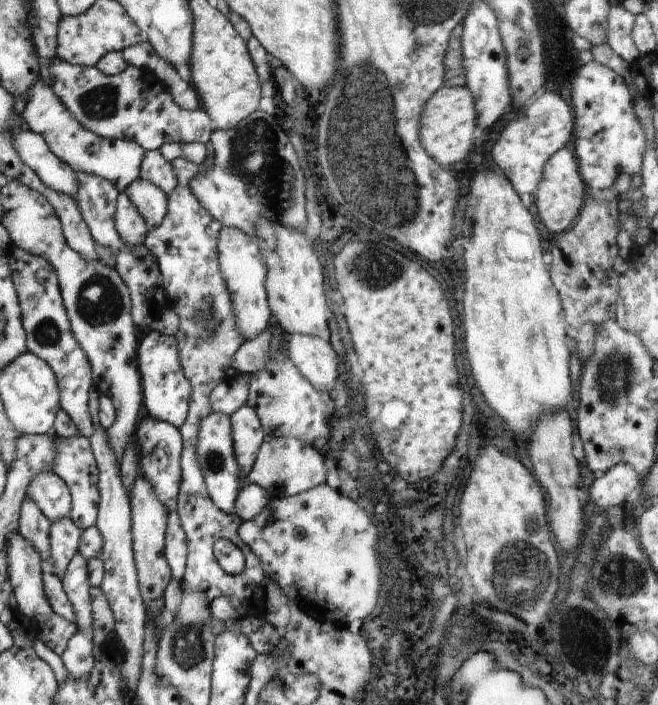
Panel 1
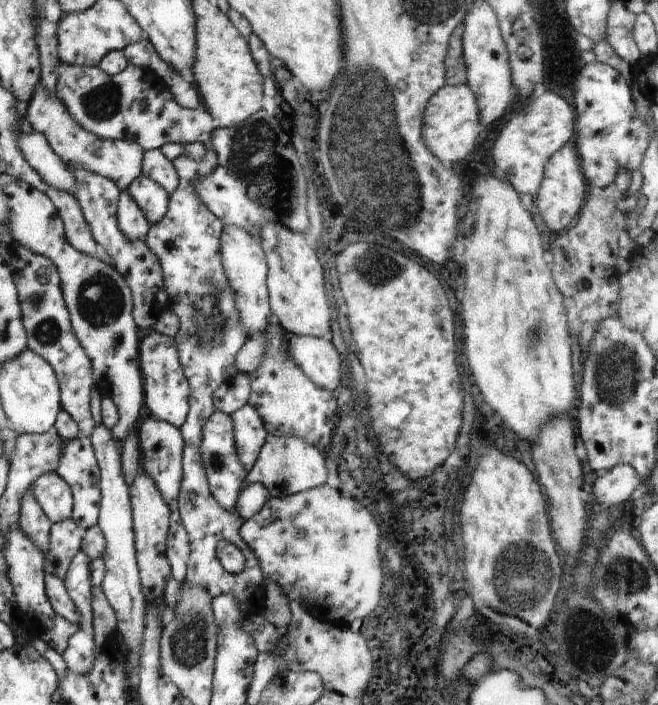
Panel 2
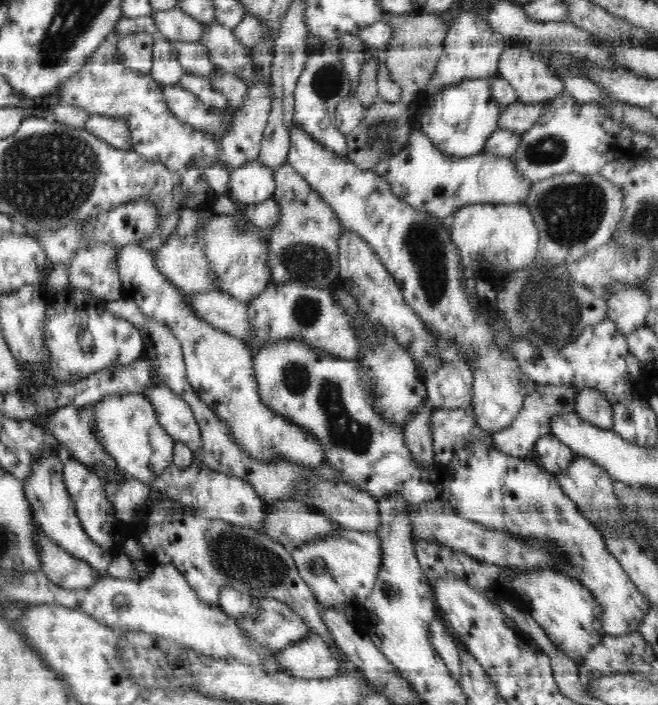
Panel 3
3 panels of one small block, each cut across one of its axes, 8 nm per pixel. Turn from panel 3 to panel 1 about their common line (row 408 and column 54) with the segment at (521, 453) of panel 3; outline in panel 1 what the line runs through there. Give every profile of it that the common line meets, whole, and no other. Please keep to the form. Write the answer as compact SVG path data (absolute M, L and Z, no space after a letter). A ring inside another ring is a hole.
M69 516L60 518L51 523L49 530L49 545L51 555L47 561L42 562L41 570L55 574L62 578L66 572L70 559L78 553L80 530Z

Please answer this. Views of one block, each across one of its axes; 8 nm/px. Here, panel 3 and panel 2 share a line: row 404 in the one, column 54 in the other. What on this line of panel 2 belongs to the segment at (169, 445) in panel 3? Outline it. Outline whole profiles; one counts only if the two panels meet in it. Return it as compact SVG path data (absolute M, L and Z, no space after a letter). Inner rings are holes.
M38 83L33 88L32 96L27 102L24 125L32 131L43 134L52 150L70 167L106 177L122 191L126 191L138 175L142 175L142 163L145 151L134 141L103 139L82 128L65 109L56 93Z

